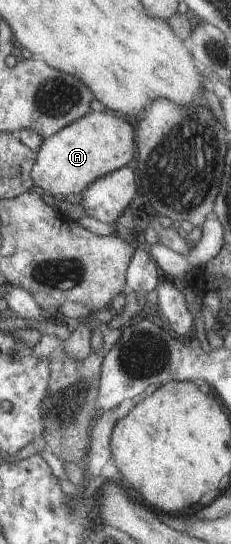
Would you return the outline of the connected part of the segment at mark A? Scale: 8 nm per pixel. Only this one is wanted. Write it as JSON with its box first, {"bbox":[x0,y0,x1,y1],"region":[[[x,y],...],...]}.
{"bbox":[31,110,135,197],"region":[[[107,110],[92,112],[43,141],[31,171],[32,182],[54,197],[75,197],[100,178],[126,167],[135,149],[135,131],[125,119]]]}

